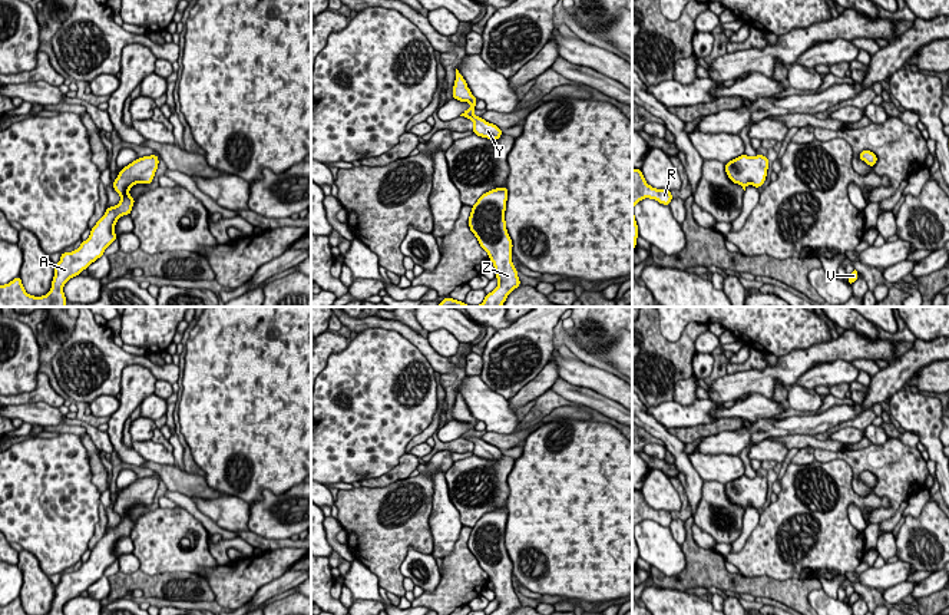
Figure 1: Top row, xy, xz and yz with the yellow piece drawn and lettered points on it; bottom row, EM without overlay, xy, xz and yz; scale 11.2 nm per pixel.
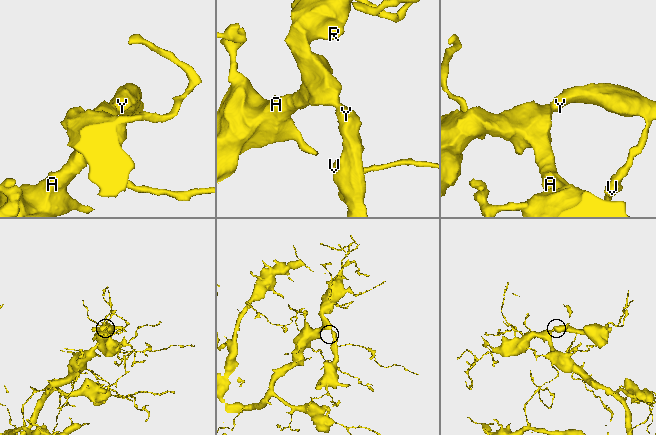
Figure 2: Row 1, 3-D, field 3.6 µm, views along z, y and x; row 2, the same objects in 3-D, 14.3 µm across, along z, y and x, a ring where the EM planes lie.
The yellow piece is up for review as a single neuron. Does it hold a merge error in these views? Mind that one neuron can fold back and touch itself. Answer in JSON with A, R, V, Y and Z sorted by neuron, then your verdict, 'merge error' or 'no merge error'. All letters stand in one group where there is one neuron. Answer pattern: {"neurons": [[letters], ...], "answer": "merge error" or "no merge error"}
{"neurons": [["A", "R", "V", "Y", "Z"]], "answer": "no merge error"}

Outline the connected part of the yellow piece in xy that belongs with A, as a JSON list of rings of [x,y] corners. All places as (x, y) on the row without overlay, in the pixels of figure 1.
[[[158,476],[143,477],[125,487],[113,502],[113,510],[120,516],[120,523],[106,529],[105,536],[90,550],[86,562],[72,573],[62,573],[60,582],[54,588],[52,609],[47,615],[65,615],[63,606],[73,598],[100,579],[105,571],[118,561],[115,546],[123,536],[130,536],[135,519],[129,510],[135,505],[149,506],[159,486]]]

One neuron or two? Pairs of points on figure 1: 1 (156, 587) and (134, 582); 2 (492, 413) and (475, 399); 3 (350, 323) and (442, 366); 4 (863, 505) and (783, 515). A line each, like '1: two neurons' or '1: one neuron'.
1: one neuron
2: one neuron
3: one neuron
4: one neuron

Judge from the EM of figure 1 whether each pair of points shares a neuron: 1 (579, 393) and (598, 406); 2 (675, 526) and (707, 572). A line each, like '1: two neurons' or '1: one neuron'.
1: one neuron
2: two neurons

